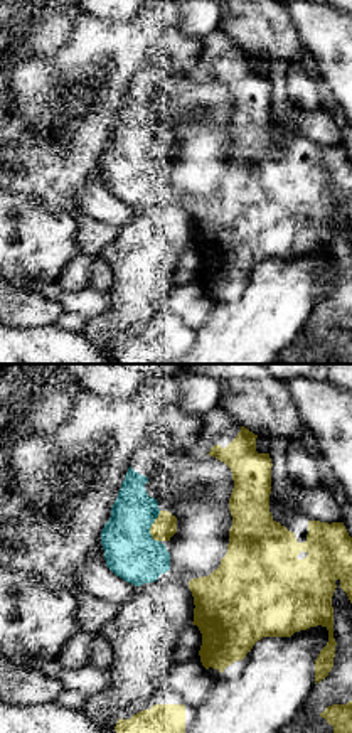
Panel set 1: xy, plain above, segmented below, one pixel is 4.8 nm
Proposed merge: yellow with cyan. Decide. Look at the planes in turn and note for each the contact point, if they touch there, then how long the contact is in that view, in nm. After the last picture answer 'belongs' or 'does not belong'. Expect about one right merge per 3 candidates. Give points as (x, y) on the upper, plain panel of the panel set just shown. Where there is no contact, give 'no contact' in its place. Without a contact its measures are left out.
(152, 149) | 150 nm

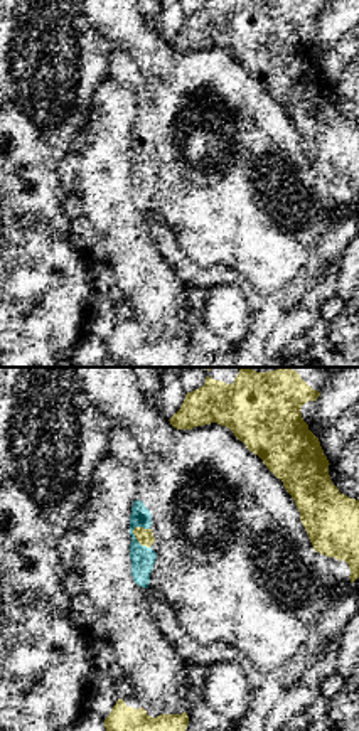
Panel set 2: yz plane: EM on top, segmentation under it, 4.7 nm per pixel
(137, 162) | 130 nm

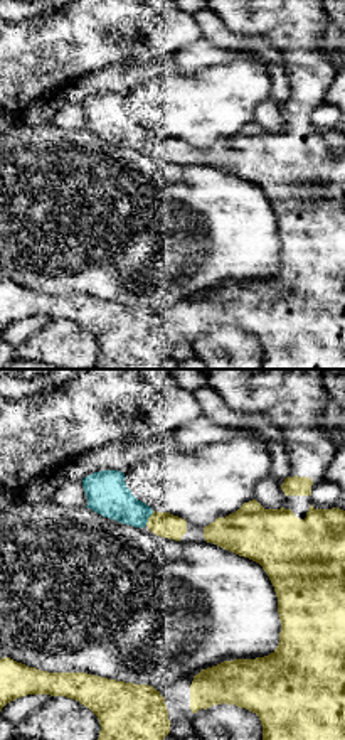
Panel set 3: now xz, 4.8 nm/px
(148, 140) | 80 nm

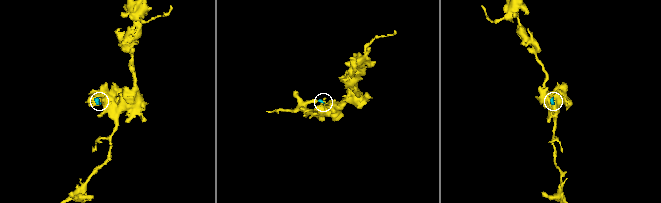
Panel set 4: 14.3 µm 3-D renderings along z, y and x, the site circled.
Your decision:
belongs

